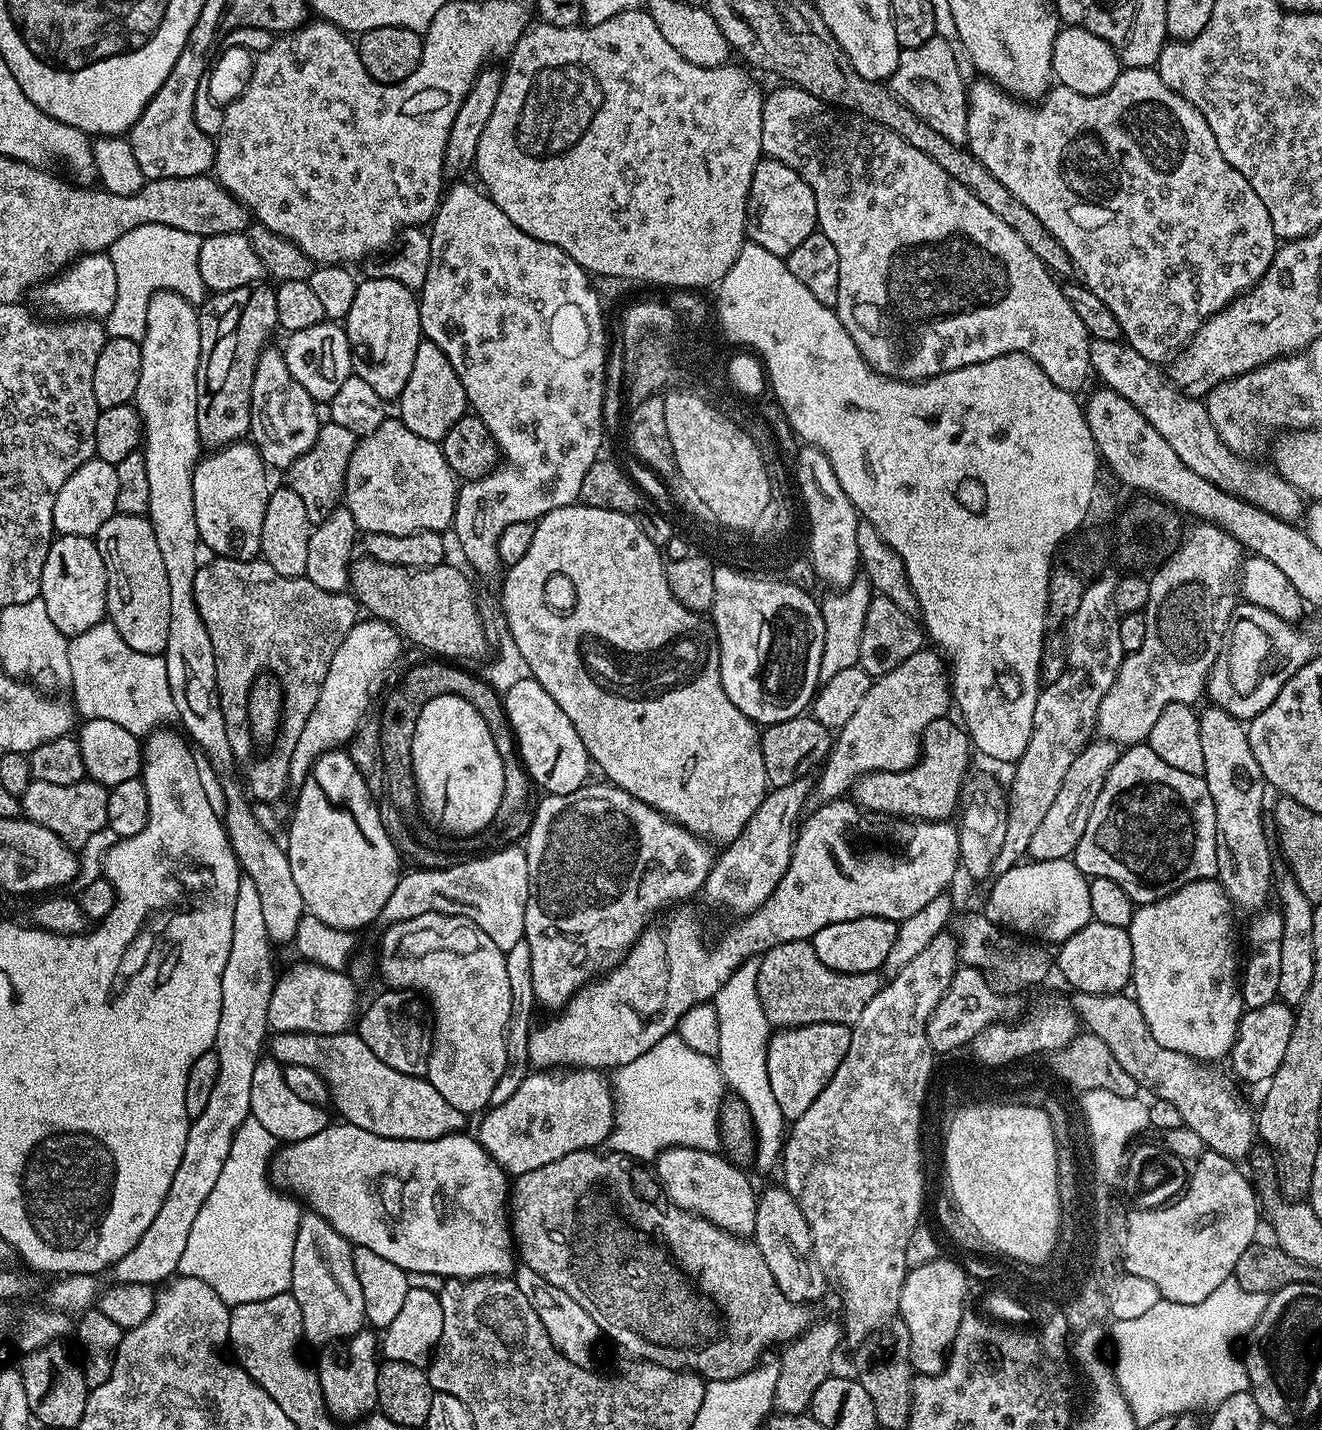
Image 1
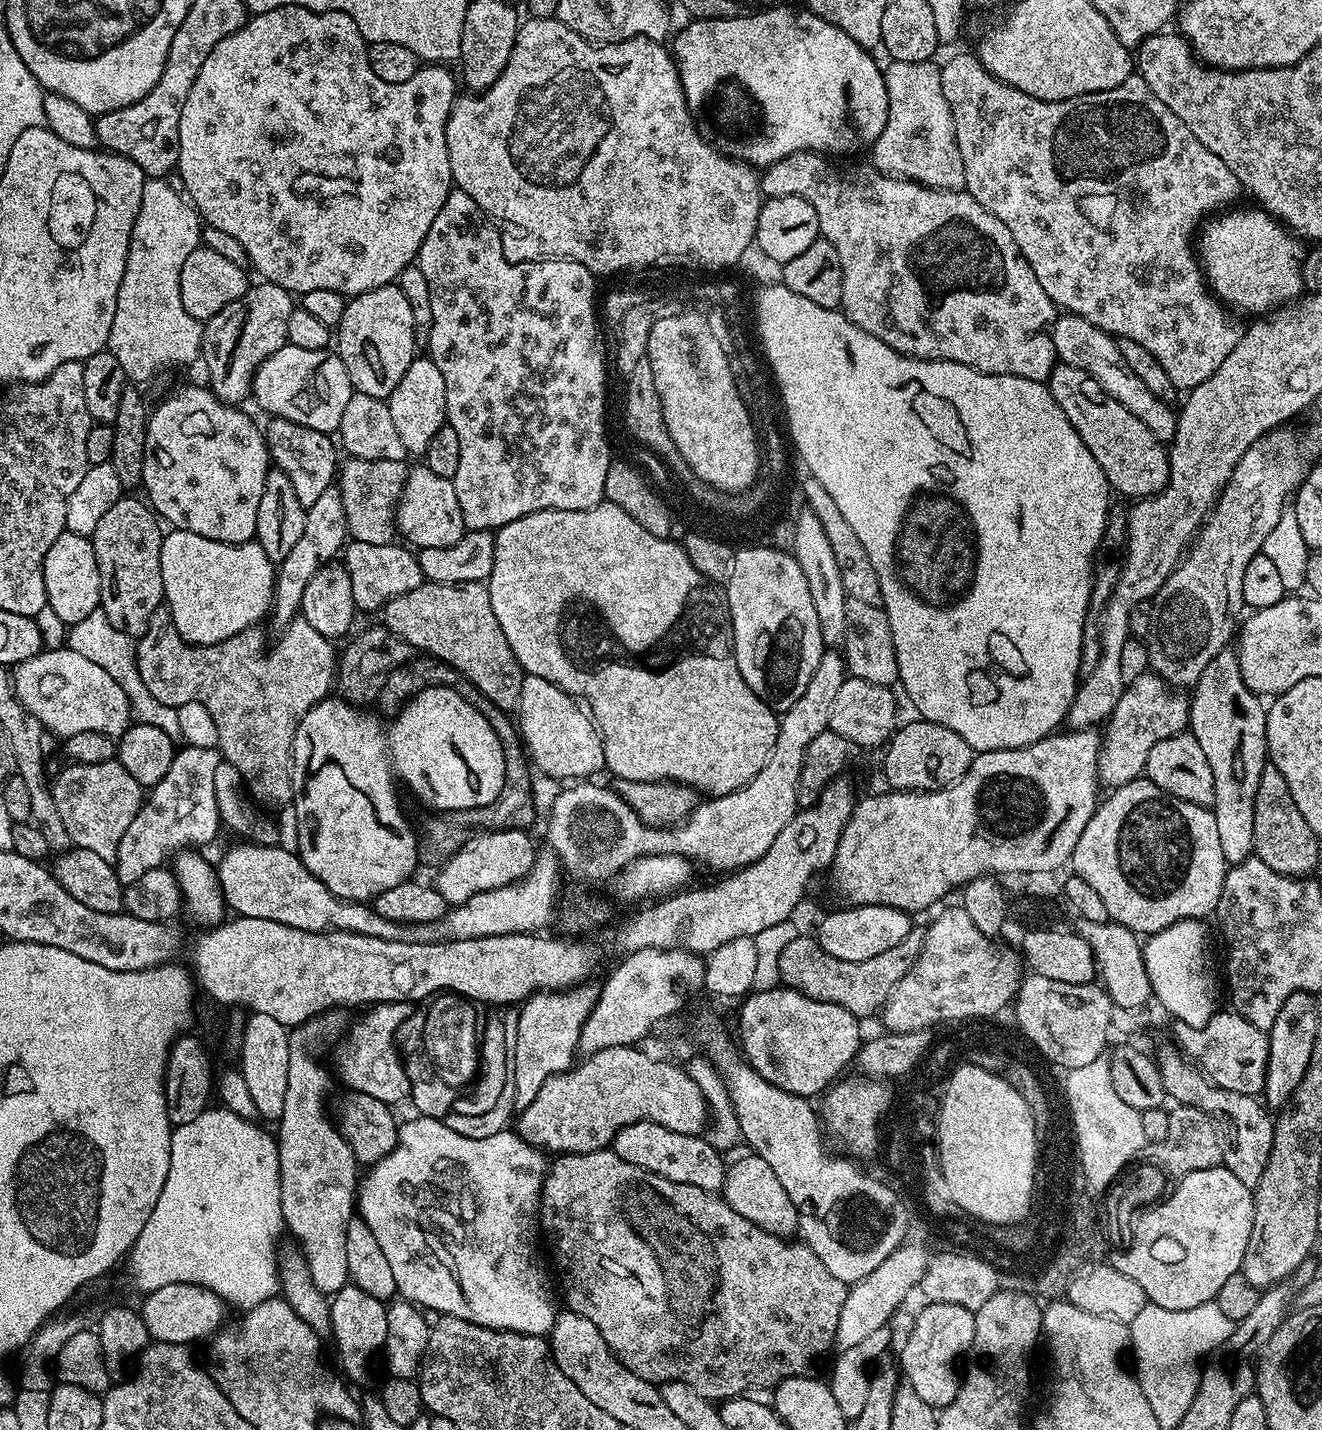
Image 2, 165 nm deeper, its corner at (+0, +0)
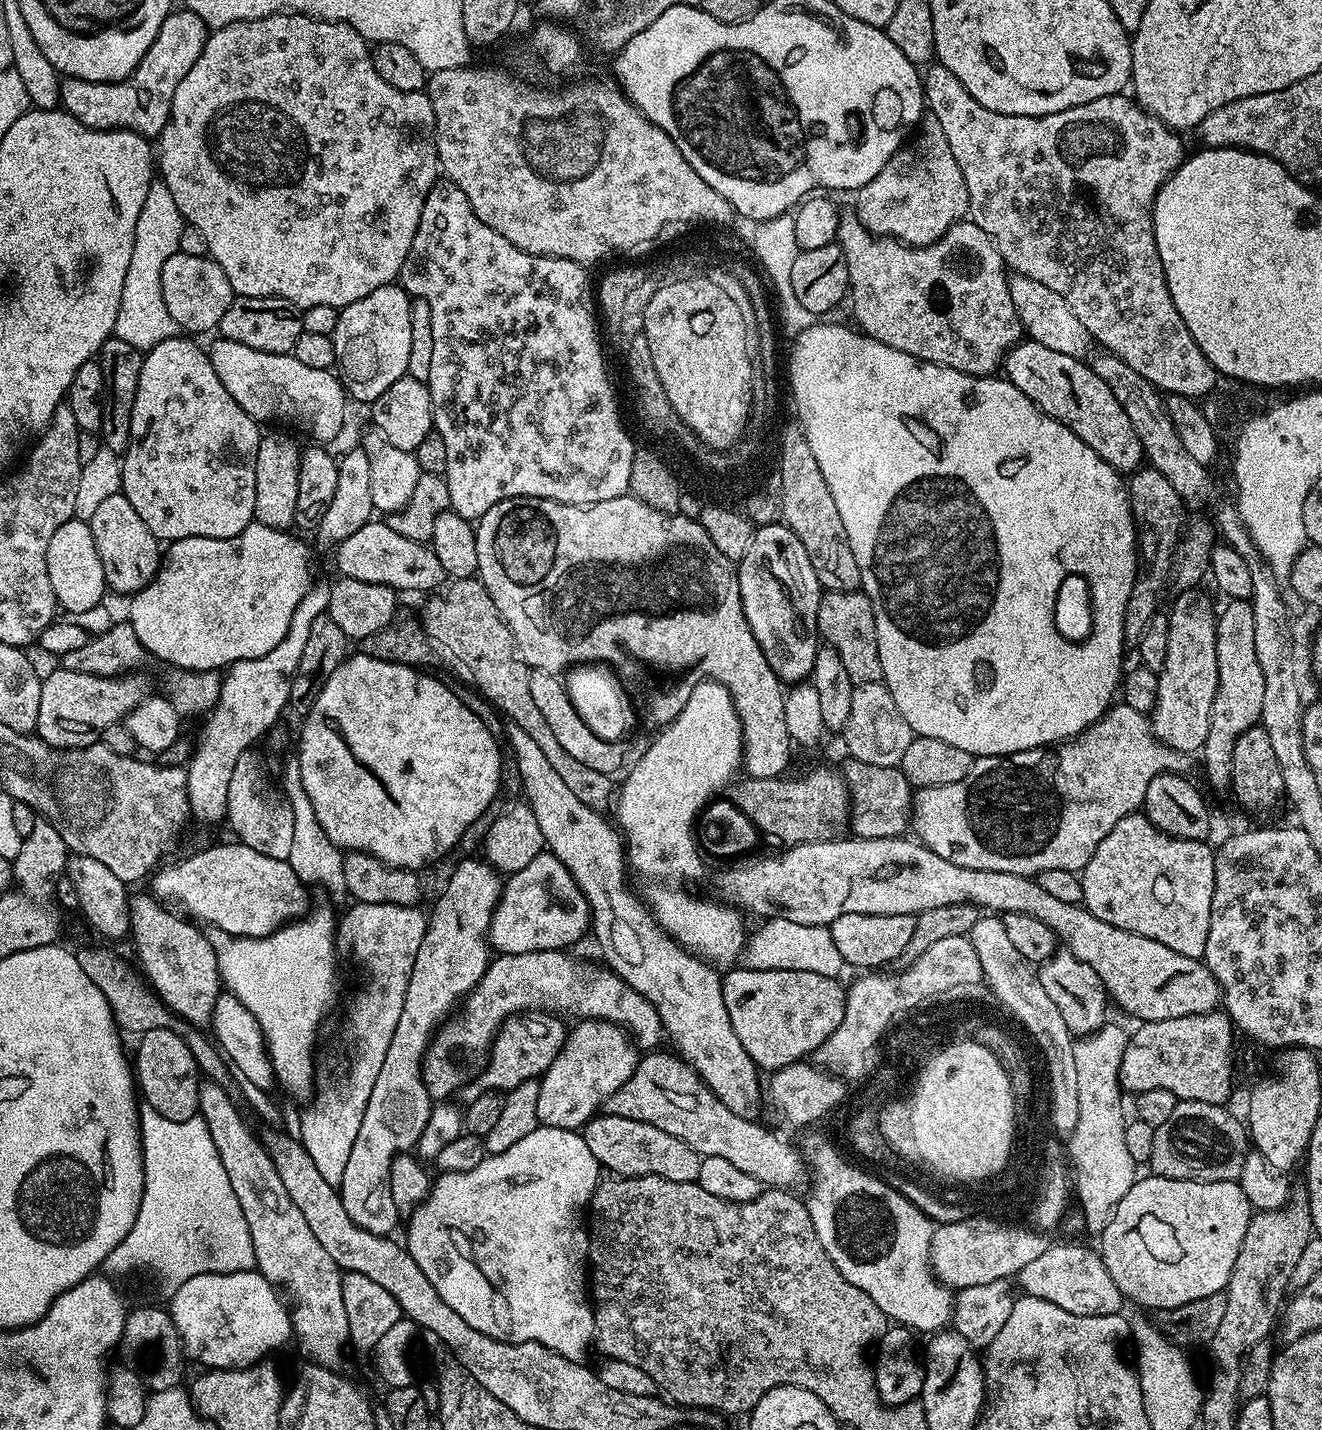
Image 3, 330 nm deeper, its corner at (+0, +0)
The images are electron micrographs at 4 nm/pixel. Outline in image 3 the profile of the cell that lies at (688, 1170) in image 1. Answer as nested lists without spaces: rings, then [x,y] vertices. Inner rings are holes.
[[[597,1114],[584,1125],[582,1135],[590,1154],[600,1163],[601,1169],[616,1176],[661,1176],[670,1182],[696,1182],[702,1157],[682,1138],[666,1134],[650,1122],[634,1118]]]

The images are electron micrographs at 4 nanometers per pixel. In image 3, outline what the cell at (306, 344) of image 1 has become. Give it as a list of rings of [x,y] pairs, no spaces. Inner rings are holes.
[[[216,338],[207,353],[214,366],[214,374],[218,374],[222,386],[230,390],[230,398],[234,398],[234,402],[238,402],[238,406],[242,406],[242,410],[246,410],[246,414],[250,414],[257,422],[281,420],[284,424],[293,424],[306,435],[313,436],[316,442],[328,442],[324,440],[334,439],[343,430],[346,389],[335,371],[326,368],[314,370],[314,366],[305,366],[291,354],[259,352],[250,346],[242,346],[242,342],[223,338]]]

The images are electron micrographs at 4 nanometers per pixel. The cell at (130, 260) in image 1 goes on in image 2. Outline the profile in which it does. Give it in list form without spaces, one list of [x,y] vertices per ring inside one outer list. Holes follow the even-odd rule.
[[[147,177],[142,204],[132,227],[126,270],[118,290],[114,321],[108,335],[107,351],[122,363],[125,377],[136,384],[150,379],[164,364],[190,364],[199,361],[204,340],[204,324],[186,310],[181,294],[181,272],[186,259],[201,245],[202,218],[195,207],[163,177]]]

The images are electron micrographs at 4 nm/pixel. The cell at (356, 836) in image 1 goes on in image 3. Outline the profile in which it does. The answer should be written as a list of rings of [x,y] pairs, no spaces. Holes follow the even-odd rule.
[[[363,654],[349,655],[330,674],[330,678],[321,686],[314,706],[303,717],[304,729],[300,732],[300,773],[302,786],[306,786],[306,795],[310,798],[310,806],[314,806],[314,814],[318,814],[318,822],[322,822],[322,830],[326,830],[326,838],[334,842],[337,848],[348,852],[369,852],[383,864],[391,868],[407,868],[421,870],[436,855],[444,856],[464,836],[464,831],[487,810],[492,804],[492,795],[500,788],[500,752],[494,746],[490,731],[477,723],[476,716],[463,705],[452,690],[444,692],[444,684],[427,676],[427,671],[417,670],[411,664],[395,664],[382,662],[378,658],[370,658]]]

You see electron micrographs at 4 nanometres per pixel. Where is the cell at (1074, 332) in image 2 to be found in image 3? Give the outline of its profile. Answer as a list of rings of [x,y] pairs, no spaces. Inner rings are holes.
[[[1013,275],[1009,279],[1008,289],[1010,298],[1014,298],[1014,310],[1018,310],[1020,327],[1026,333],[1027,339],[1042,346],[1050,346],[1050,350],[1058,350],[1058,354],[1070,354],[1070,358],[1079,360],[1084,360],[1093,351],[1092,336],[1086,330],[1086,326],[1078,322],[1078,317],[1074,310],[1070,310],[1062,294],[1054,294],[1054,290],[1042,286],[1042,282],[1034,282],[1034,278],[1018,275]]]

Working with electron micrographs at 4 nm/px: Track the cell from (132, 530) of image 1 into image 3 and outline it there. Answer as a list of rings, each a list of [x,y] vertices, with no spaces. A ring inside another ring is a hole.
[[[123,491],[110,494],[105,498],[90,521],[94,534],[94,546],[98,550],[98,558],[102,562],[102,574],[105,585],[116,592],[135,594],[150,583],[156,576],[162,563],[162,544],[154,534],[150,534],[150,526],[138,518],[134,506],[124,497]]]

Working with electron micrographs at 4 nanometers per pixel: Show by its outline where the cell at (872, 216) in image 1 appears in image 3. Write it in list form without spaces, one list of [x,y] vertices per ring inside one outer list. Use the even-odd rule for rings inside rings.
[[[844,214],[841,215],[840,225],[836,230],[835,243],[839,244],[842,254],[846,254],[848,290],[850,301],[852,300],[852,312],[856,315],[857,322],[855,321],[855,323],[858,325],[859,331],[863,332],[864,335],[874,338],[894,350],[902,350],[902,354],[910,354],[919,360],[925,360],[938,366],[946,366],[950,370],[958,370],[971,376],[993,375],[1003,365],[1004,356],[1008,351],[1020,343],[1022,339],[1020,315],[1018,310],[1014,310],[1014,298],[1010,298],[1010,290],[1008,289],[1009,269],[1004,263],[1002,254],[986,234],[986,230],[982,230],[977,224],[973,224],[971,219],[957,220],[955,224],[950,226],[950,230],[946,230],[946,234],[942,234],[942,238],[938,238],[932,244],[913,246],[886,236],[873,236],[866,230],[866,226],[862,226],[862,222],[856,215]]]

